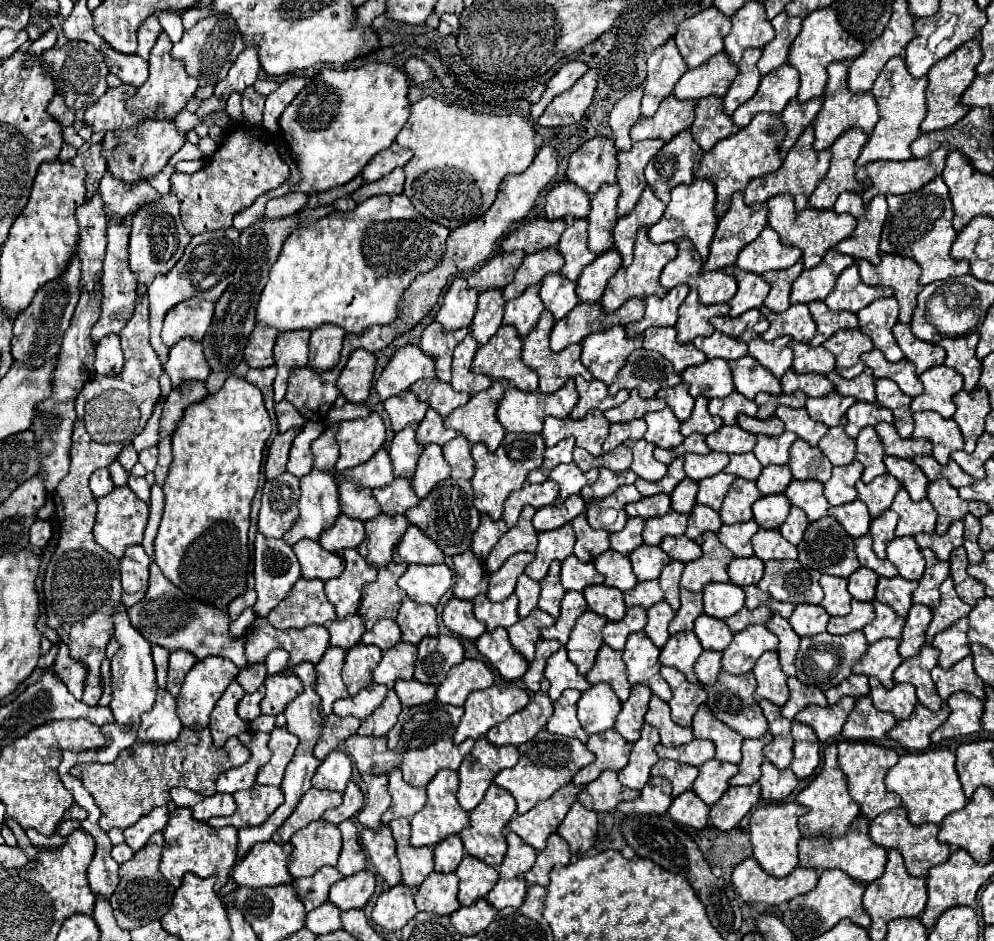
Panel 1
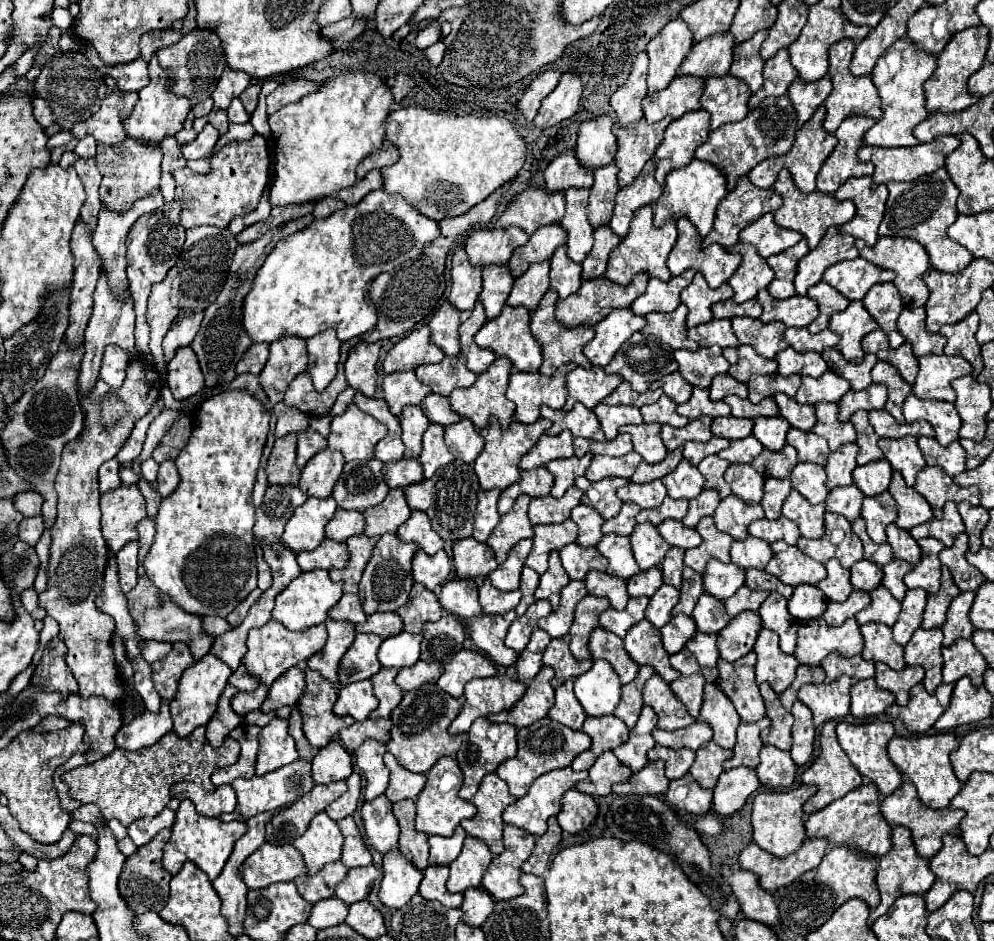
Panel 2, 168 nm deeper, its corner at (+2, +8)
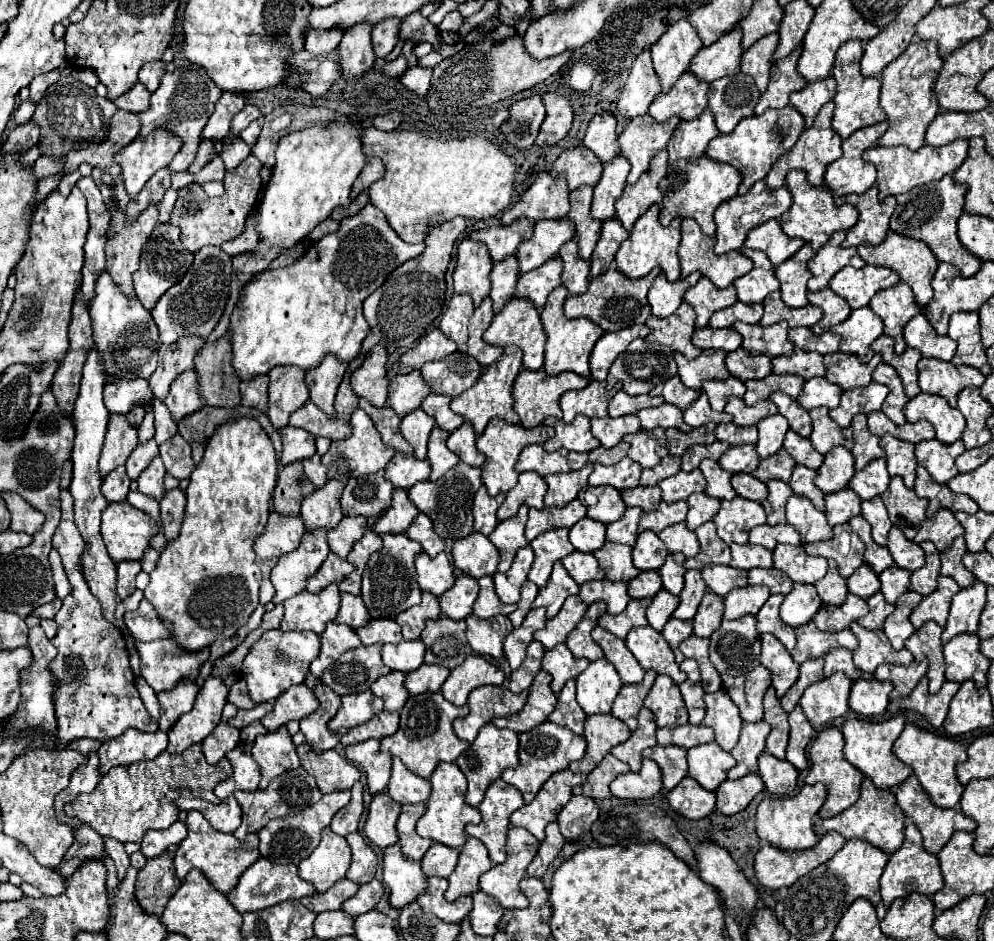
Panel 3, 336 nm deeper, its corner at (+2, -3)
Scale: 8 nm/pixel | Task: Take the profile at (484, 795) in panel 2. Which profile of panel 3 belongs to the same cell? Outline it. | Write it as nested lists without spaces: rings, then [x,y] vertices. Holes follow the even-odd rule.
[[[502,778],[494,780],[486,794],[482,804],[478,806],[482,820],[476,826],[466,826],[466,834],[478,838],[486,848],[494,864],[506,862],[506,832],[510,826],[510,814],[524,806],[522,794],[506,784]]]

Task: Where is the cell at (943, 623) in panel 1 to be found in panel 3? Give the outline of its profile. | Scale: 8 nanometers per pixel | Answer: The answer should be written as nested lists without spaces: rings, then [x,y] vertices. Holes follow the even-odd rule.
[[[940,576],[938,578],[938,588],[936,592],[932,592],[930,596],[926,596],[914,610],[912,610],[912,624],[914,628],[922,628],[926,622],[934,620],[938,626],[946,624],[948,618],[948,608],[950,608],[950,600],[952,596],[958,592],[958,584],[948,578],[948,576]]]

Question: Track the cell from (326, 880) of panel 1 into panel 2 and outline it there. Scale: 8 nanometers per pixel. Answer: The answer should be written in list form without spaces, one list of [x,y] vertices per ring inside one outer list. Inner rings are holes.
[[[340,861],[324,865],[314,877],[300,877],[296,883],[298,893],[308,901],[308,903],[318,903],[322,899],[328,899],[334,895],[336,885],[346,877],[348,867],[342,865]]]

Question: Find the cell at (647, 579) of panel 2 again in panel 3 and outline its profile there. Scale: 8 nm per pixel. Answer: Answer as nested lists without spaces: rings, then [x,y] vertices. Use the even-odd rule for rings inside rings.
[[[640,572],[634,580],[628,582],[628,594],[630,598],[654,598],[658,592],[662,590],[662,578],[658,576],[658,572]]]

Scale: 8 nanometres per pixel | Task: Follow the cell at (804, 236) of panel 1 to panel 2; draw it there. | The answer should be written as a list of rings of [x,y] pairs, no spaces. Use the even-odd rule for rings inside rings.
[[[782,169],[782,171],[778,173],[778,179],[776,179],[776,183],[774,183],[774,189],[776,189],[778,195],[784,199],[782,207],[774,211],[776,223],[778,223],[780,227],[786,227],[786,229],[792,229],[792,231],[802,233],[802,235],[806,237],[810,249],[814,249],[814,247],[818,245],[818,241],[824,237],[824,233],[826,233],[828,227],[832,227],[832,225],[840,227],[840,225],[848,223],[848,221],[854,217],[854,213],[856,213],[856,207],[854,207],[852,201],[838,201],[838,199],[834,199],[834,195],[826,195],[826,193],[820,193],[820,191],[802,193],[802,191],[794,185],[792,175],[790,175],[788,169]]]

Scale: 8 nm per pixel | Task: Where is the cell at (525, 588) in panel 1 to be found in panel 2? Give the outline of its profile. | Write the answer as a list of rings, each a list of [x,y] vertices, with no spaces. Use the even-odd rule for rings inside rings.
[[[524,567],[524,571],[522,571],[522,583],[520,583],[522,599],[520,599],[520,603],[516,605],[516,609],[514,609],[518,617],[522,617],[522,615],[526,613],[526,609],[528,609],[528,605],[534,603],[534,591],[536,591],[536,587],[538,587],[538,579],[540,579],[540,575],[538,575],[534,569]]]

